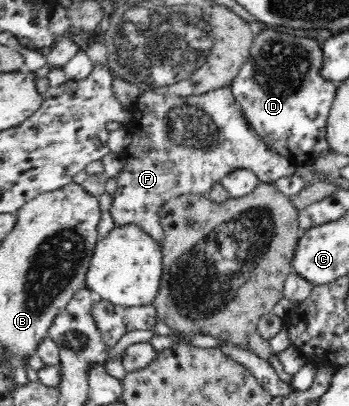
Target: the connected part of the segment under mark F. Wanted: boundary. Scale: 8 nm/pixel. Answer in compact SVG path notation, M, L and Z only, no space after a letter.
M228 85L205 92L201 96L165 96L155 92L153 88L142 88L131 112L129 122L125 126L130 135L130 145L123 152L123 169L116 177L117 188L109 211L115 225L135 223L151 234L159 245L162 245L163 230L158 213L162 205L172 197L181 194L207 196L215 183L236 169L250 169L261 182L274 185L279 179L291 177L296 173L296 166L269 149L247 126L241 108Z

